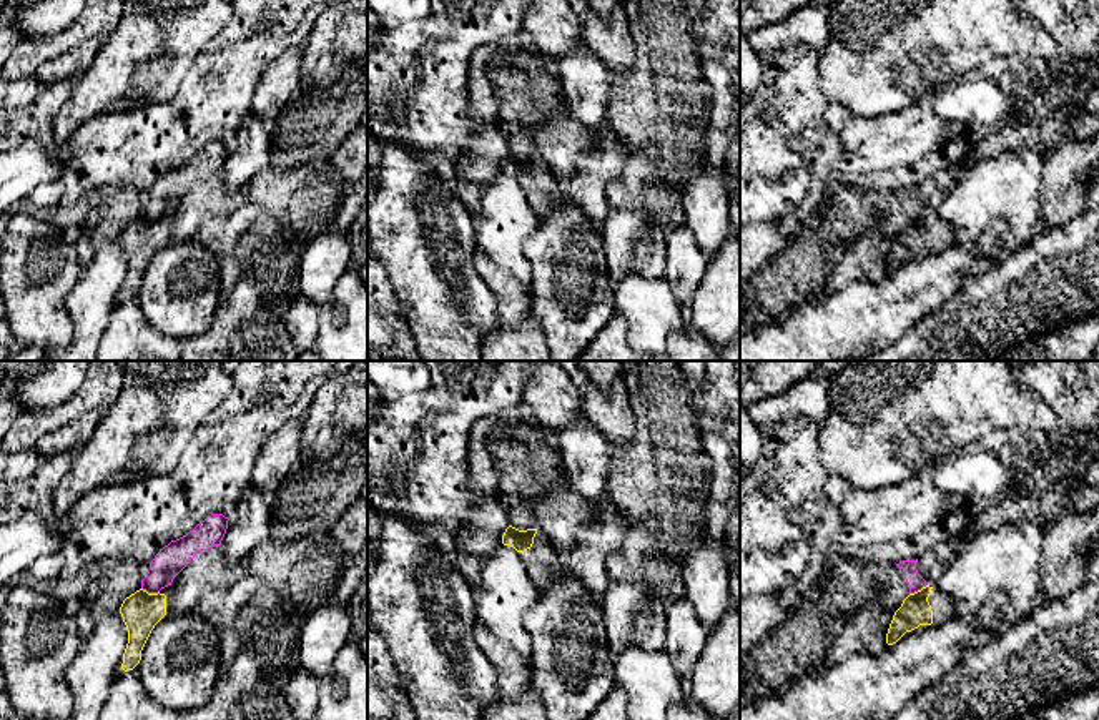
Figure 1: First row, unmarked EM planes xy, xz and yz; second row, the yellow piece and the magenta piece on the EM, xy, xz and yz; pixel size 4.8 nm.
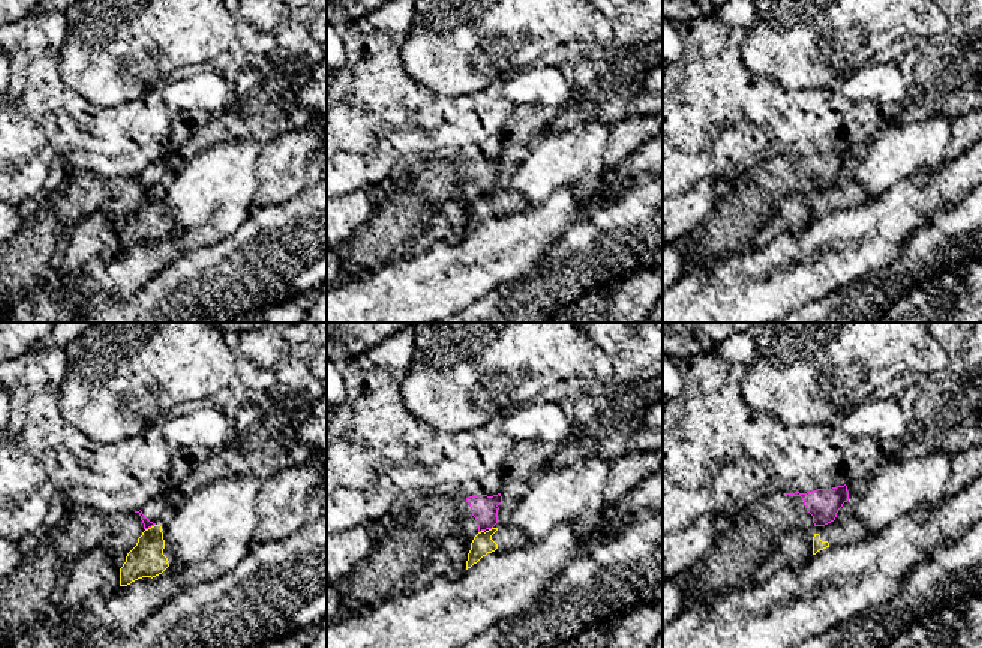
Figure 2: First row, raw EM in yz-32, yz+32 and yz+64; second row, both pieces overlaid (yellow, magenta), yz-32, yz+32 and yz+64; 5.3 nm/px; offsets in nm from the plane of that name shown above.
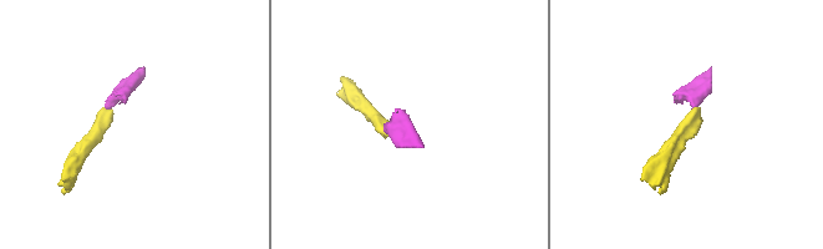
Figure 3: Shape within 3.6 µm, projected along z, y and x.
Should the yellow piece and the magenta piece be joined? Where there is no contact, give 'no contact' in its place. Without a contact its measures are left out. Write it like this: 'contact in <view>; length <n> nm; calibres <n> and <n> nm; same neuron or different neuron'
contact in xy; length 90 nm; calibres 190 and 150 nm; different neuron

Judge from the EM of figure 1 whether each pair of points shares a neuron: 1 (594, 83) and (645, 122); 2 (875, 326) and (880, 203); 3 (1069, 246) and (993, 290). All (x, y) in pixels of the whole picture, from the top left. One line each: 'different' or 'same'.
1: different
2: different
3: same

